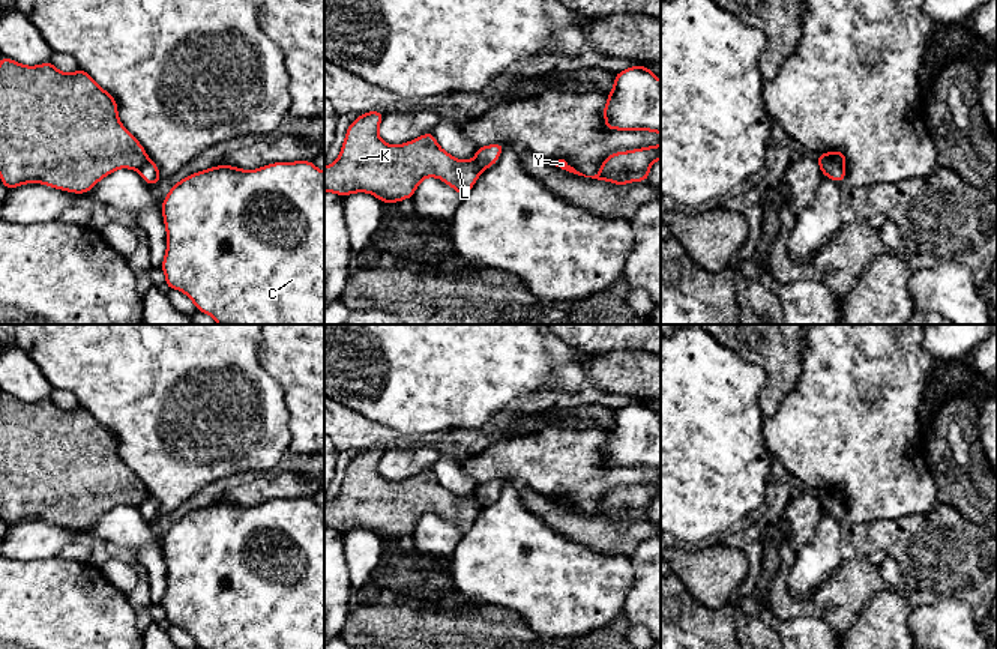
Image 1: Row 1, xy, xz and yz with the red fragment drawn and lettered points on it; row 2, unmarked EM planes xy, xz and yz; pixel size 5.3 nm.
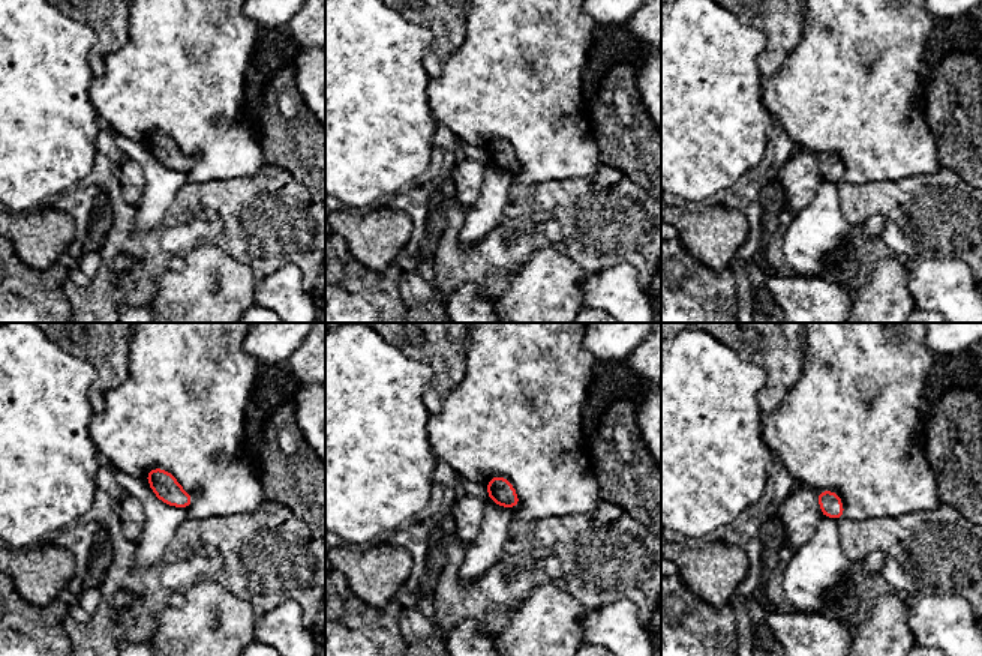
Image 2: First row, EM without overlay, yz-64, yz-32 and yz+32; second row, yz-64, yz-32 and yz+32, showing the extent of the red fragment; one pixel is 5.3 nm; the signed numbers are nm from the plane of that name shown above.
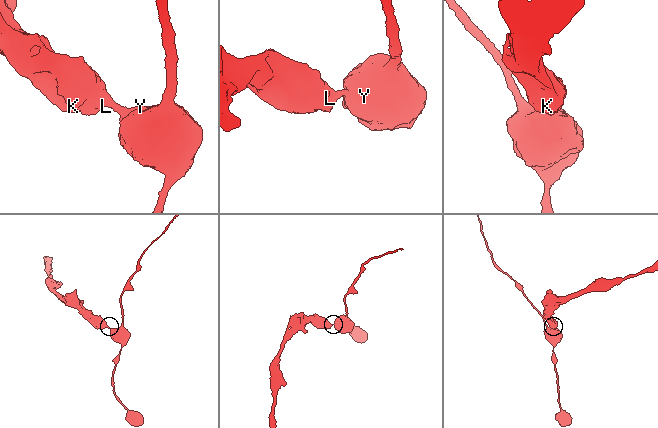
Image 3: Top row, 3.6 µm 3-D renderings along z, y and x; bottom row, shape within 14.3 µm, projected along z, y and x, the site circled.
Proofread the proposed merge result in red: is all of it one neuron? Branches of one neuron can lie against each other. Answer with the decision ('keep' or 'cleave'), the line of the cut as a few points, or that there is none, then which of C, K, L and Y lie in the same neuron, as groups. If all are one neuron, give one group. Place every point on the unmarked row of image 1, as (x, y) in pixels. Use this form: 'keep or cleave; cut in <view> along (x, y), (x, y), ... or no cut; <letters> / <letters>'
cleave; cut in yz along (828, 490), (844, 505); C Y / K L

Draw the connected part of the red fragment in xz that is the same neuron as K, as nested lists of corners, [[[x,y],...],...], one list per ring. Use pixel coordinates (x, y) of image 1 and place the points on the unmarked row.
[[[368,448],[350,460],[339,494],[324,503],[324,529],[347,533],[368,529],[384,541],[413,535],[425,514],[438,514],[465,533],[482,505],[444,488],[432,469],[392,482],[378,473],[383,448]]]

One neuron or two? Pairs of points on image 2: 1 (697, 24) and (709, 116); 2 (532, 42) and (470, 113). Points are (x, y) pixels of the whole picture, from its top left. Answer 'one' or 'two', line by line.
1: one
2: one

